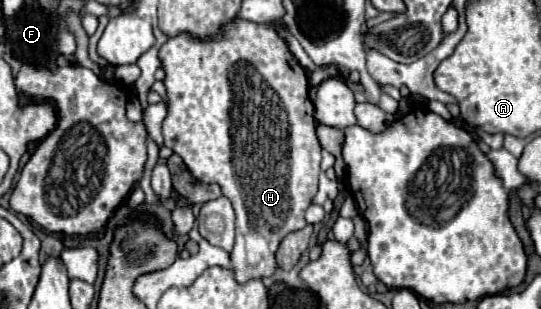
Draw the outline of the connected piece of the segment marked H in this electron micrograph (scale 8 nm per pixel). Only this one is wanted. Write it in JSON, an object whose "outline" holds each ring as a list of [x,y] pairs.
{"outline":[[[235,18],[229,24],[225,24],[221,28],[219,34],[201,40],[197,36],[191,36],[187,32],[181,32],[177,36],[171,36],[159,50],[159,58],[161,58],[161,66],[167,70],[167,78],[163,80],[165,88],[167,88],[167,116],[163,120],[163,136],[165,136],[165,146],[173,148],[175,154],[179,154],[185,162],[185,166],[189,168],[189,172],[207,184],[219,184],[223,190],[223,196],[227,196],[233,202],[235,214],[237,214],[237,222],[235,222],[235,248],[231,252],[231,262],[235,268],[235,276],[239,278],[239,282],[247,282],[251,278],[265,278],[267,274],[275,272],[277,268],[277,260],[275,260],[275,252],[281,244],[281,240],[285,238],[285,234],[303,228],[305,222],[305,210],[311,204],[313,196],[317,194],[317,176],[319,176],[319,164],[321,164],[321,146],[319,140],[315,136],[315,118],[313,118],[313,104],[309,100],[307,88],[307,72],[303,70],[303,66],[295,60],[295,56],[289,52],[287,44],[281,40],[281,36],[277,34],[275,26],[263,26],[263,24],[255,24],[255,22],[247,22],[243,18]]]}

